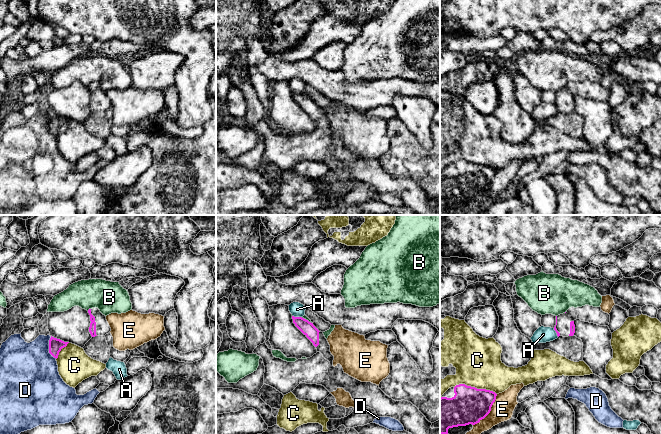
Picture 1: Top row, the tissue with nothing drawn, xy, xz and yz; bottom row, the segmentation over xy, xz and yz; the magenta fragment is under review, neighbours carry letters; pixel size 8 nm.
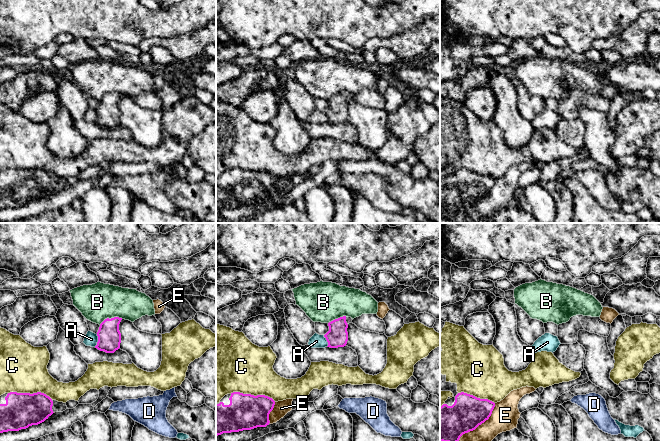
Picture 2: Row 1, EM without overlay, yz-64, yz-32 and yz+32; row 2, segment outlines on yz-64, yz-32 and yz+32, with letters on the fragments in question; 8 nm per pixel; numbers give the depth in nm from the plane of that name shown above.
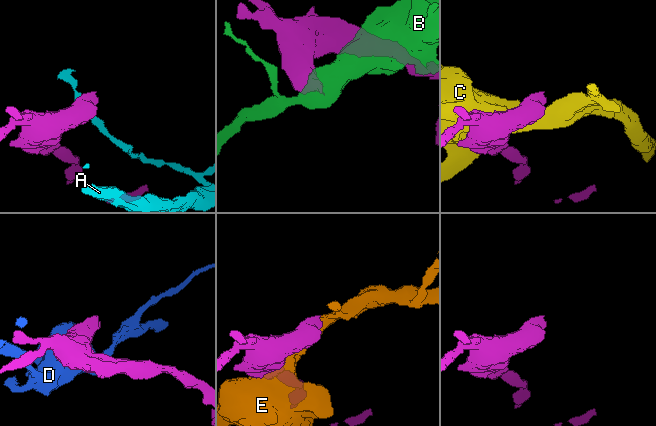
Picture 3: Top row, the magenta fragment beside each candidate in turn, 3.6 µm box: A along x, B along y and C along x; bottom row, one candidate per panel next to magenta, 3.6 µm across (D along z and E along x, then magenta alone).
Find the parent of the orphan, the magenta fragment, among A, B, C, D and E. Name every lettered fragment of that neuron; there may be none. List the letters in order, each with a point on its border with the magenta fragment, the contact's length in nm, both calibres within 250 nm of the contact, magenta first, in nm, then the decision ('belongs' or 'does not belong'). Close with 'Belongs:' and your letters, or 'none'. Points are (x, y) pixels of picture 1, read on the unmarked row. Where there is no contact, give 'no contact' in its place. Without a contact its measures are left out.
A: contact xz (297, 93); length 80 nm; calibres 110 and 120 nm; does not belong
B: contact xy (89, 85); length 40 nm; calibres 60 and 260 nm; does not belong
C: contact yz (474, 163); length 360 nm; calibres 300 and 380 nm; does not belong
D: contact xy (49, 124); length 190 nm; calibres 110 and 460 nm; does not belong
E: contact yz (490, 186); length 320 nm; calibres 300 and 180 nm; does not belong
Belongs: none

